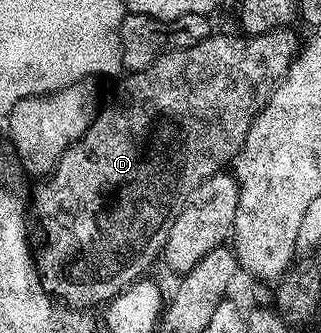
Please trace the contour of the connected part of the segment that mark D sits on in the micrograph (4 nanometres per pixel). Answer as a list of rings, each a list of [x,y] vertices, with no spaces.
[[[282,29],[268,31],[262,35],[213,33],[193,47],[166,50],[149,67],[126,74],[120,80],[122,83],[116,84],[116,95],[111,112],[106,112],[106,115],[97,114],[93,118],[89,128],[61,154],[56,167],[38,182],[41,184],[33,191],[33,211],[37,214],[37,223],[41,226],[42,233],[45,234],[45,248],[42,249],[41,255],[39,251],[35,262],[41,276],[41,283],[54,300],[62,299],[65,302],[64,306],[69,309],[97,309],[93,308],[97,306],[100,308],[116,299],[126,287],[131,287],[138,282],[156,259],[158,262],[159,256],[167,245],[167,237],[171,237],[171,227],[175,225],[179,213],[183,213],[183,209],[189,203],[191,193],[195,193],[195,189],[199,189],[203,181],[207,181],[213,175],[222,174],[228,168],[225,166],[228,163],[230,166],[240,155],[241,147],[245,143],[255,117],[261,114],[273,95],[274,87],[284,80],[290,65],[297,58],[299,42],[297,43],[296,37],[291,32],[292,30]]]

